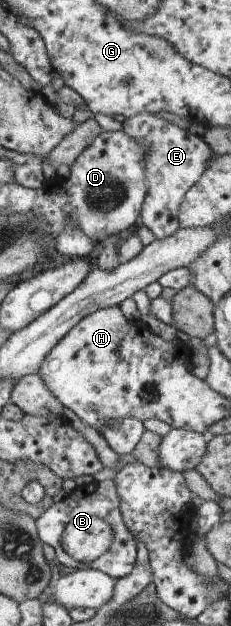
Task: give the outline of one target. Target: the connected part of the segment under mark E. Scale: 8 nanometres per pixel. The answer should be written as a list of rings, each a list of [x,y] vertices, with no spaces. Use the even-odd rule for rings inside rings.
[[[151,112],[136,113],[128,117],[123,123],[123,131],[144,148],[144,161],[146,162],[146,197],[142,203],[141,221],[156,235],[157,238],[167,237],[180,228],[178,218],[181,202],[185,194],[203,175],[212,157],[212,149],[201,136],[188,133],[186,129],[165,120]]]

